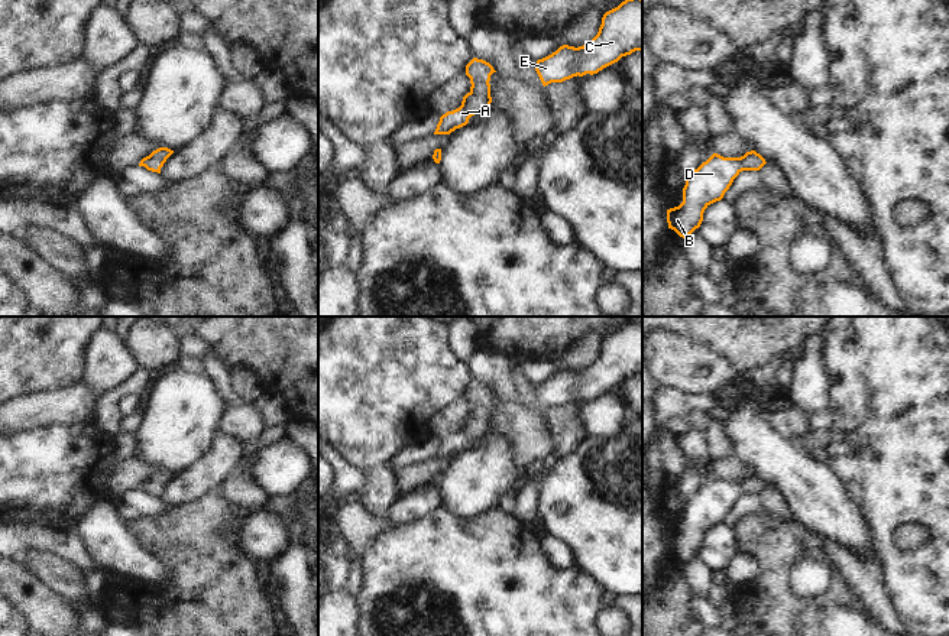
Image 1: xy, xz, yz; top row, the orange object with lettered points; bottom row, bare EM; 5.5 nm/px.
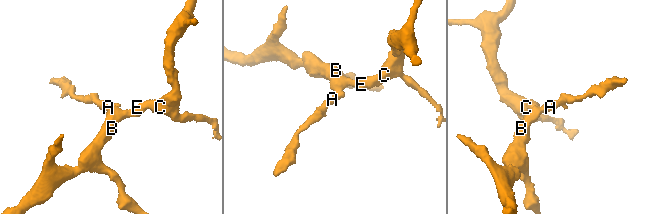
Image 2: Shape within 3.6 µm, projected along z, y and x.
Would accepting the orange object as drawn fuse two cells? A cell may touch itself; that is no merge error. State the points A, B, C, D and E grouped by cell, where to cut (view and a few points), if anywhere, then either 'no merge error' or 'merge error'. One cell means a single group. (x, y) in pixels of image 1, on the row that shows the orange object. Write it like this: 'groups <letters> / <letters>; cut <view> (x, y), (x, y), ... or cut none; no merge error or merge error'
groups A B C D E; cut none; no merge error

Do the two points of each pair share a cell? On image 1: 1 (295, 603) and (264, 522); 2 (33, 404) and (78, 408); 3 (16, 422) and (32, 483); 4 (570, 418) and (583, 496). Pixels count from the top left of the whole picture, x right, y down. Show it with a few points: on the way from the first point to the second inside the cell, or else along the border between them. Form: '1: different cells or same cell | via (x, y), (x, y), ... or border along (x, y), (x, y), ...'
1: different cells | border along (284, 523), (288, 532), (288, 545), (269, 564)
2: same cell | via (45, 408), (67, 408)
3: different cells | border along (52, 425), (23, 430), (15, 434)
4: different cells | border along (588, 435), (559, 458)

